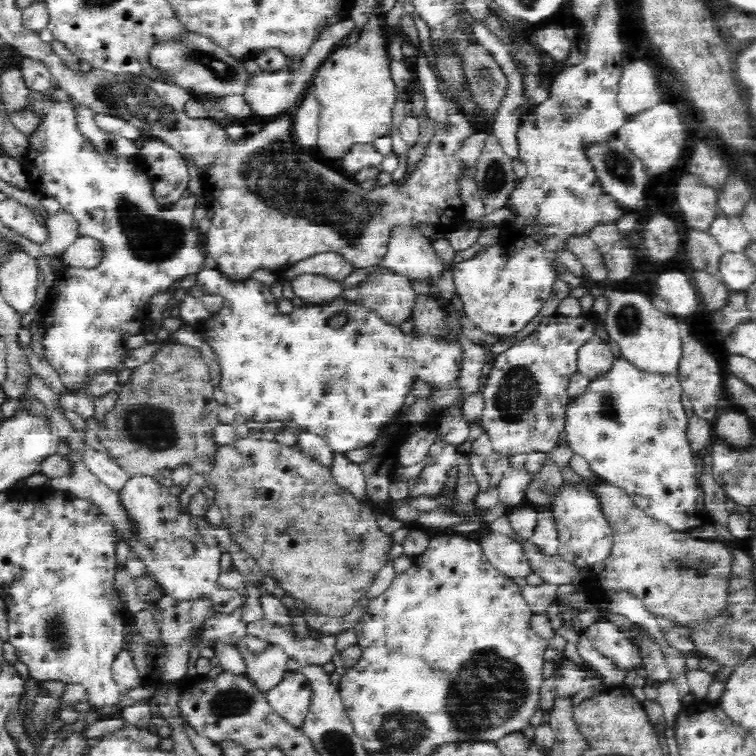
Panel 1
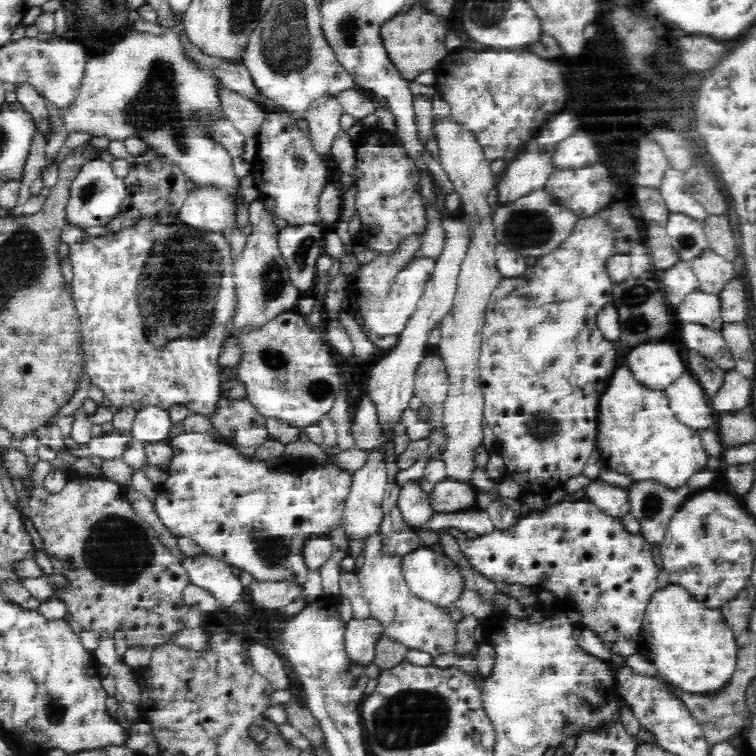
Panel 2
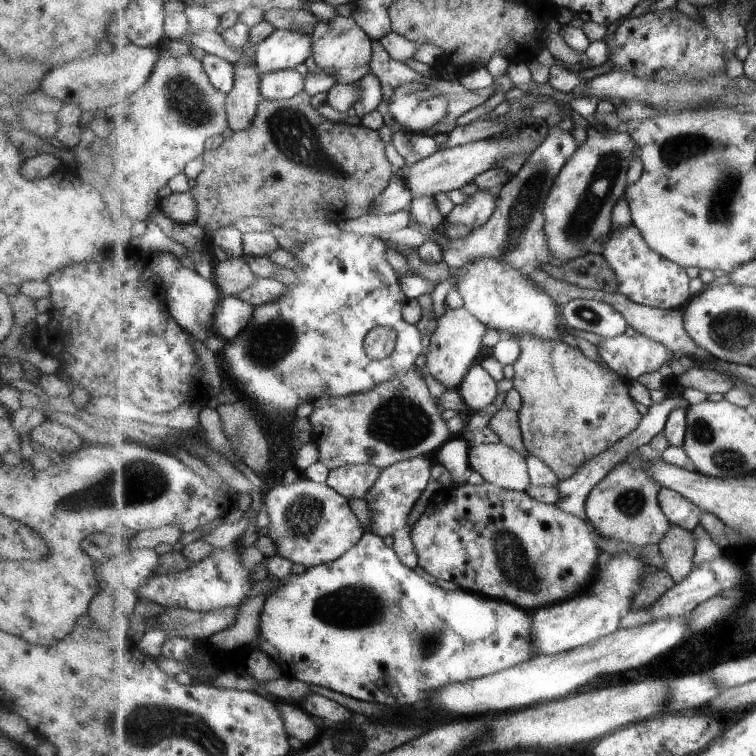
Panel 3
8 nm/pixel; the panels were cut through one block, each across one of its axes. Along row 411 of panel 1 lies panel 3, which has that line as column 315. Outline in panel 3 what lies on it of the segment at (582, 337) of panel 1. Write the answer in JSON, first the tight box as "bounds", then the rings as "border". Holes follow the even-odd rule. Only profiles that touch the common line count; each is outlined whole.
{"bounds":[262,476,365,569],"border":[[[304,476],[292,484],[270,482],[263,494],[262,501],[268,517],[268,525],[265,527],[264,533],[271,536],[273,542],[277,544],[277,555],[291,560],[293,564],[301,564],[306,569],[337,560],[348,550],[357,546],[365,535],[359,517],[355,516],[355,511],[348,498],[341,496],[339,492],[325,483],[317,483]]]}

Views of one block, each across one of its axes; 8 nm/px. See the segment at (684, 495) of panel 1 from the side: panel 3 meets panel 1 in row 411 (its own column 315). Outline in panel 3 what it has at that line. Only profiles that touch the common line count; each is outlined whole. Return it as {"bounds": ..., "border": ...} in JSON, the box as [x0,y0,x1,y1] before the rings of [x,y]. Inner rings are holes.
{"bounds":[258,535,541,710],"border":[[[363,535],[357,546],[348,550],[337,560],[311,567],[299,575],[290,575],[285,582],[281,581],[280,583],[281,588],[275,590],[264,604],[263,612],[261,613],[261,638],[259,638],[258,648],[273,660],[281,660],[281,662],[285,663],[284,674],[286,676],[302,680],[316,687],[324,686],[362,701],[391,707],[393,710],[403,710],[406,707],[423,705],[429,698],[429,690],[443,688],[449,682],[465,682],[469,678],[487,676],[487,674],[499,672],[504,668],[511,668],[541,656],[533,636],[533,612],[516,604],[511,604],[511,602],[485,598],[485,596],[473,594],[473,592],[465,592],[465,590],[445,592],[443,588],[429,584],[417,572],[409,570],[402,563],[392,543],[380,535]]]}

